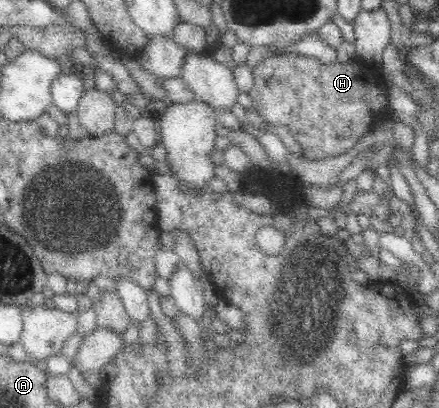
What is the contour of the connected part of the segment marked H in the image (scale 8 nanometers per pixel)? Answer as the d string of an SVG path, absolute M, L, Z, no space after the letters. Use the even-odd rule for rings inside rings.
M288 54L268 55L253 69L254 84L250 89L252 108L270 128L285 127L289 135L297 141L301 155L305 161L323 161L328 157L337 157L351 153L355 145L367 137L385 119L385 115L393 115L387 96L387 79L384 77L382 65L368 65L358 59L350 62L321 62L307 59L305 56ZM383 87L383 113L379 114L369 107L371 89Z

